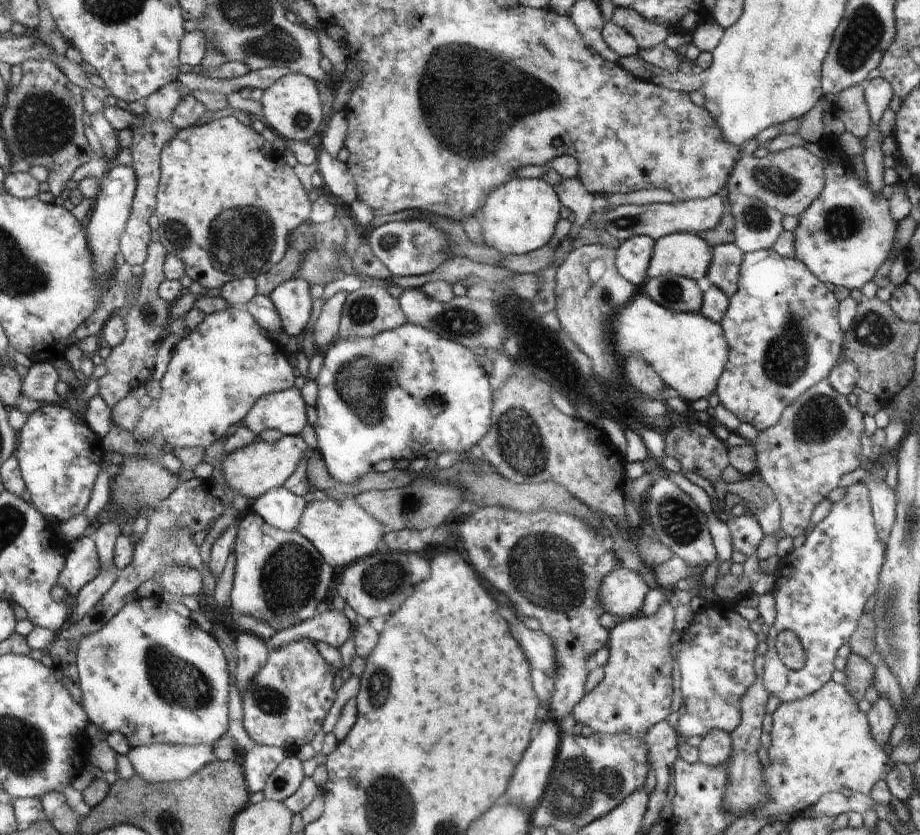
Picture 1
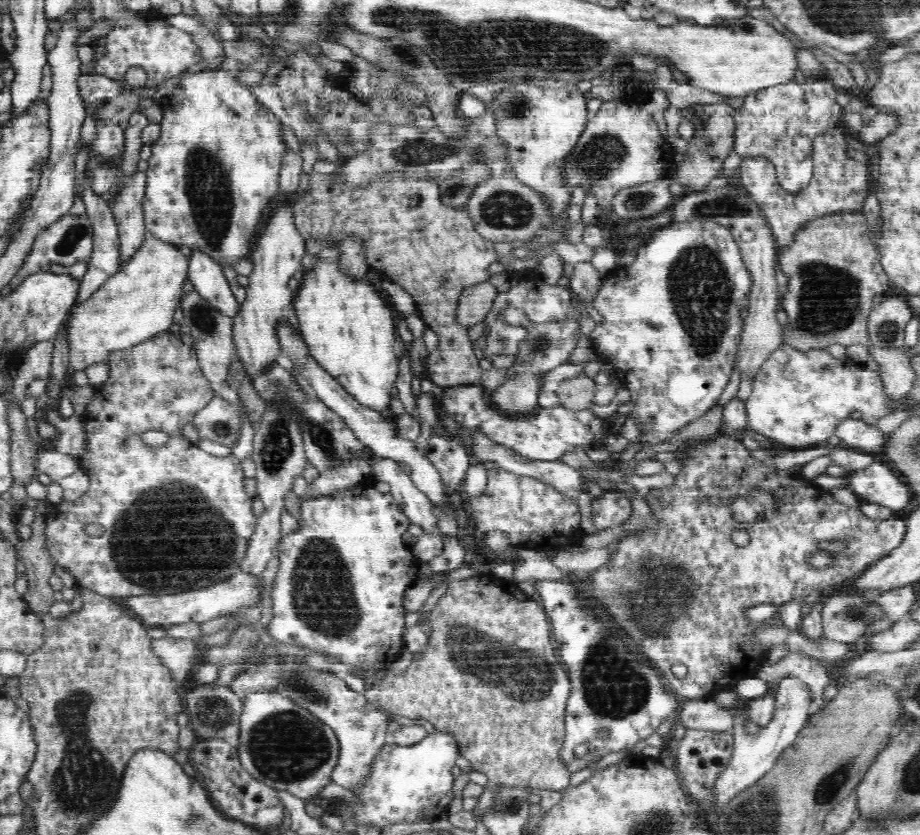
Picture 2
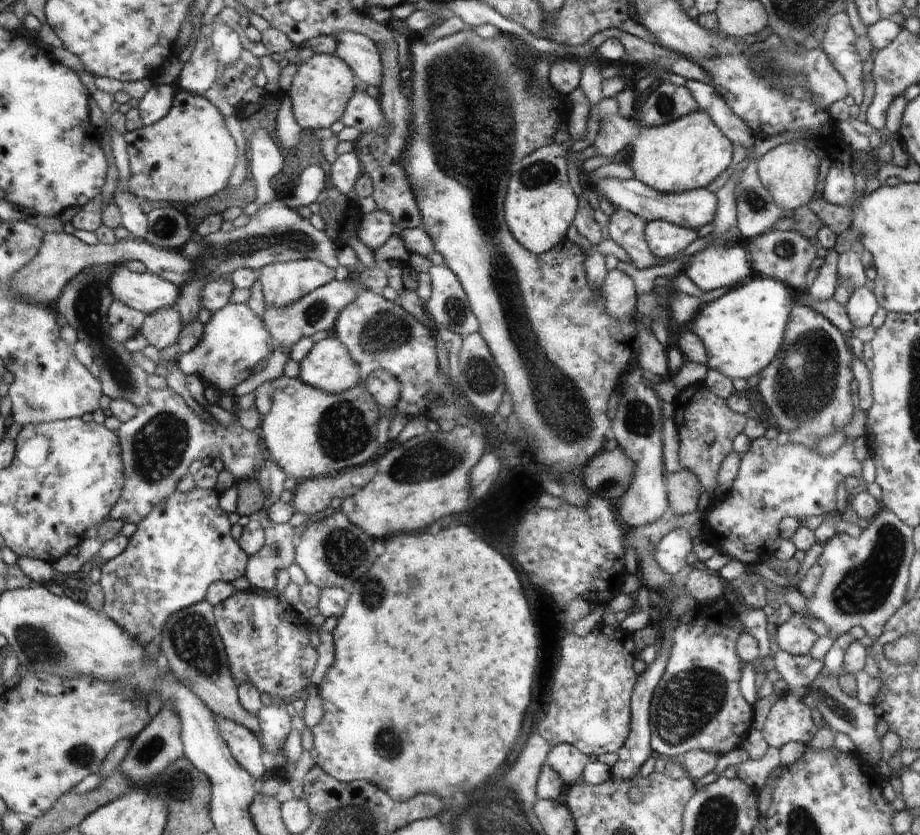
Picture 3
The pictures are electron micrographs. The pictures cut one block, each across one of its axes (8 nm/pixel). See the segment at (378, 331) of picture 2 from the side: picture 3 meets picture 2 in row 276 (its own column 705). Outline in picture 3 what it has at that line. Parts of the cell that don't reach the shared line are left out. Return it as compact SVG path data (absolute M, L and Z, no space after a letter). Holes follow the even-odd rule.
M755 274L716 300L702 304L688 327L704 344L707 354L707 361L704 365L708 369L717 370L718 374L732 381L736 378L746 380L754 374L760 374L779 354L788 324L790 324L792 310L794 310L793 290L772 277Z

